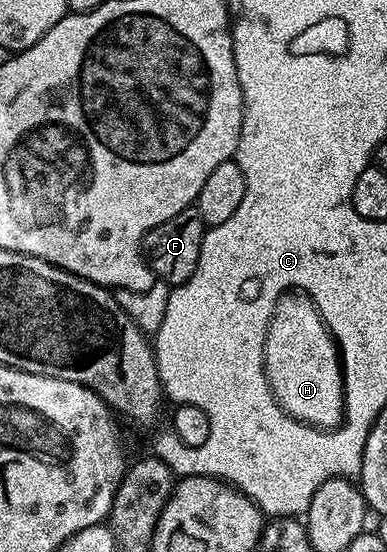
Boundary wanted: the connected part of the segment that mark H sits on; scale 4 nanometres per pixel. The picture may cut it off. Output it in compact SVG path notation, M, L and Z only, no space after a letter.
M289 291L284 293L278 299L278 303L272 312L272 318L266 331L264 340L264 374L268 380L268 386L272 388L272 393L276 397L277 403L284 409L285 413L304 422L305 425L314 425L318 429L334 429L344 419L344 371L340 368L340 350L336 347L336 339L332 332L328 330L327 323L320 318L320 312L316 310L316 304L309 297L304 296L299 291Z

